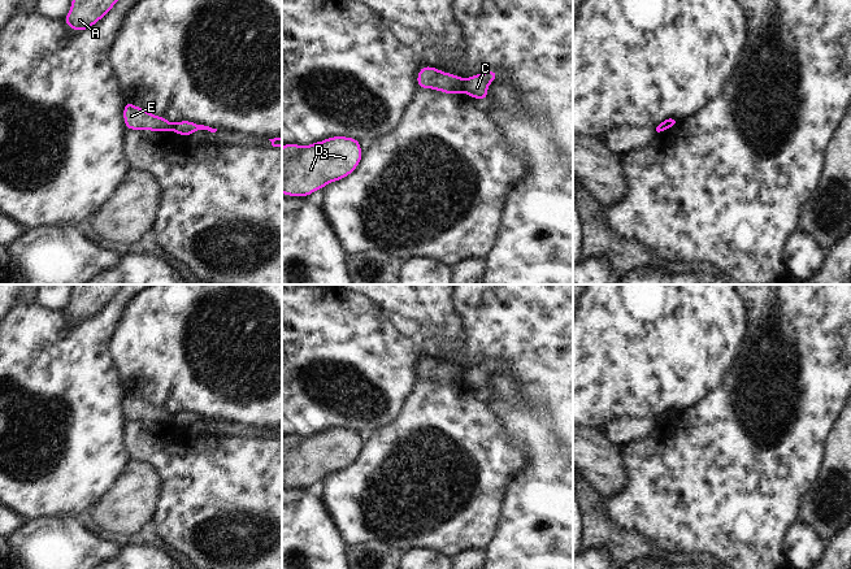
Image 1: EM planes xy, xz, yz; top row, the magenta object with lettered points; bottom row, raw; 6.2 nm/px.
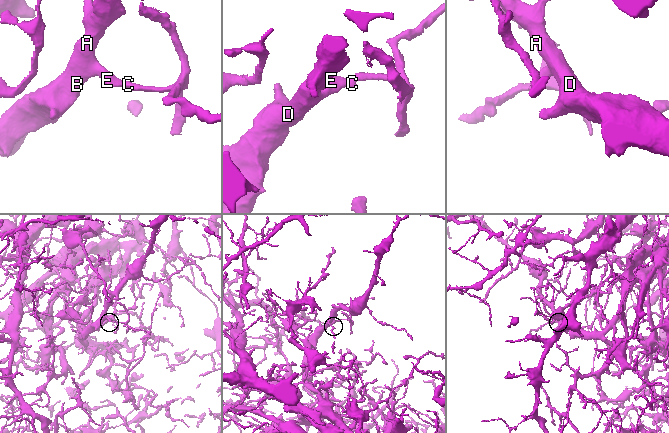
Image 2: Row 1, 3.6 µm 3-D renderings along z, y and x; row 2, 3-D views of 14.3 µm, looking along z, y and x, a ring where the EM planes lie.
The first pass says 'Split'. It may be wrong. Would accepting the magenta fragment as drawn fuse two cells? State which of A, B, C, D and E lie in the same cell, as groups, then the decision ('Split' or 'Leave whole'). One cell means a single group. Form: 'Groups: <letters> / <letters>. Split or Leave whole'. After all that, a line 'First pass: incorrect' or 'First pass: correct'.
Groups: A B D E / C. Split
First pass: correct

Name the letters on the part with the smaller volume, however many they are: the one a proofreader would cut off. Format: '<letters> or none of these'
C

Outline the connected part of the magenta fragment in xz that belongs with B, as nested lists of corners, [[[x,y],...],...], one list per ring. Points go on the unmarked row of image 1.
[[[331,427],[311,436],[282,438],[282,485],[307,488],[355,462],[362,449],[360,431]]]

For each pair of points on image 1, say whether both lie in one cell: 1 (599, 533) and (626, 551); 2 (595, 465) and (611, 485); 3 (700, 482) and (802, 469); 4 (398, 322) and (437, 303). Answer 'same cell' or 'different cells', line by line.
1: same cell
2: same cell
3: same cell
4: different cells

